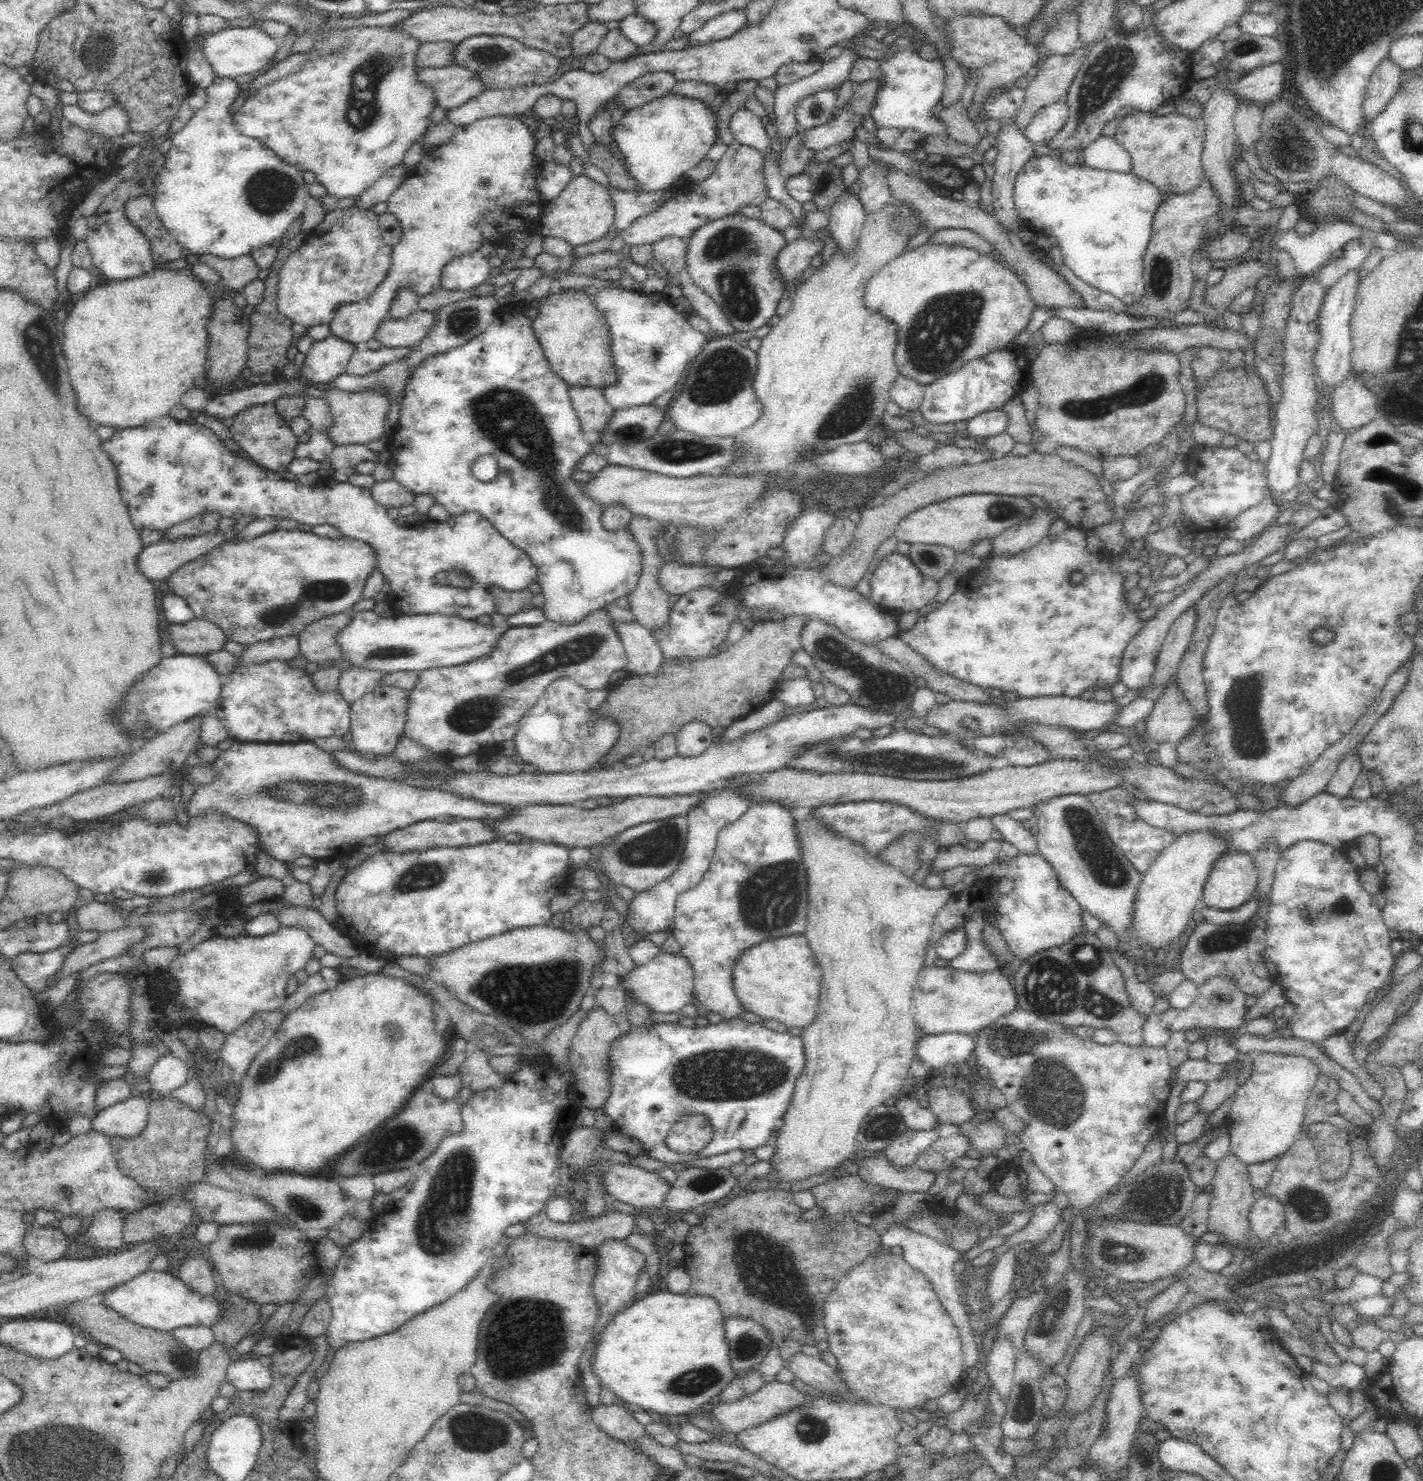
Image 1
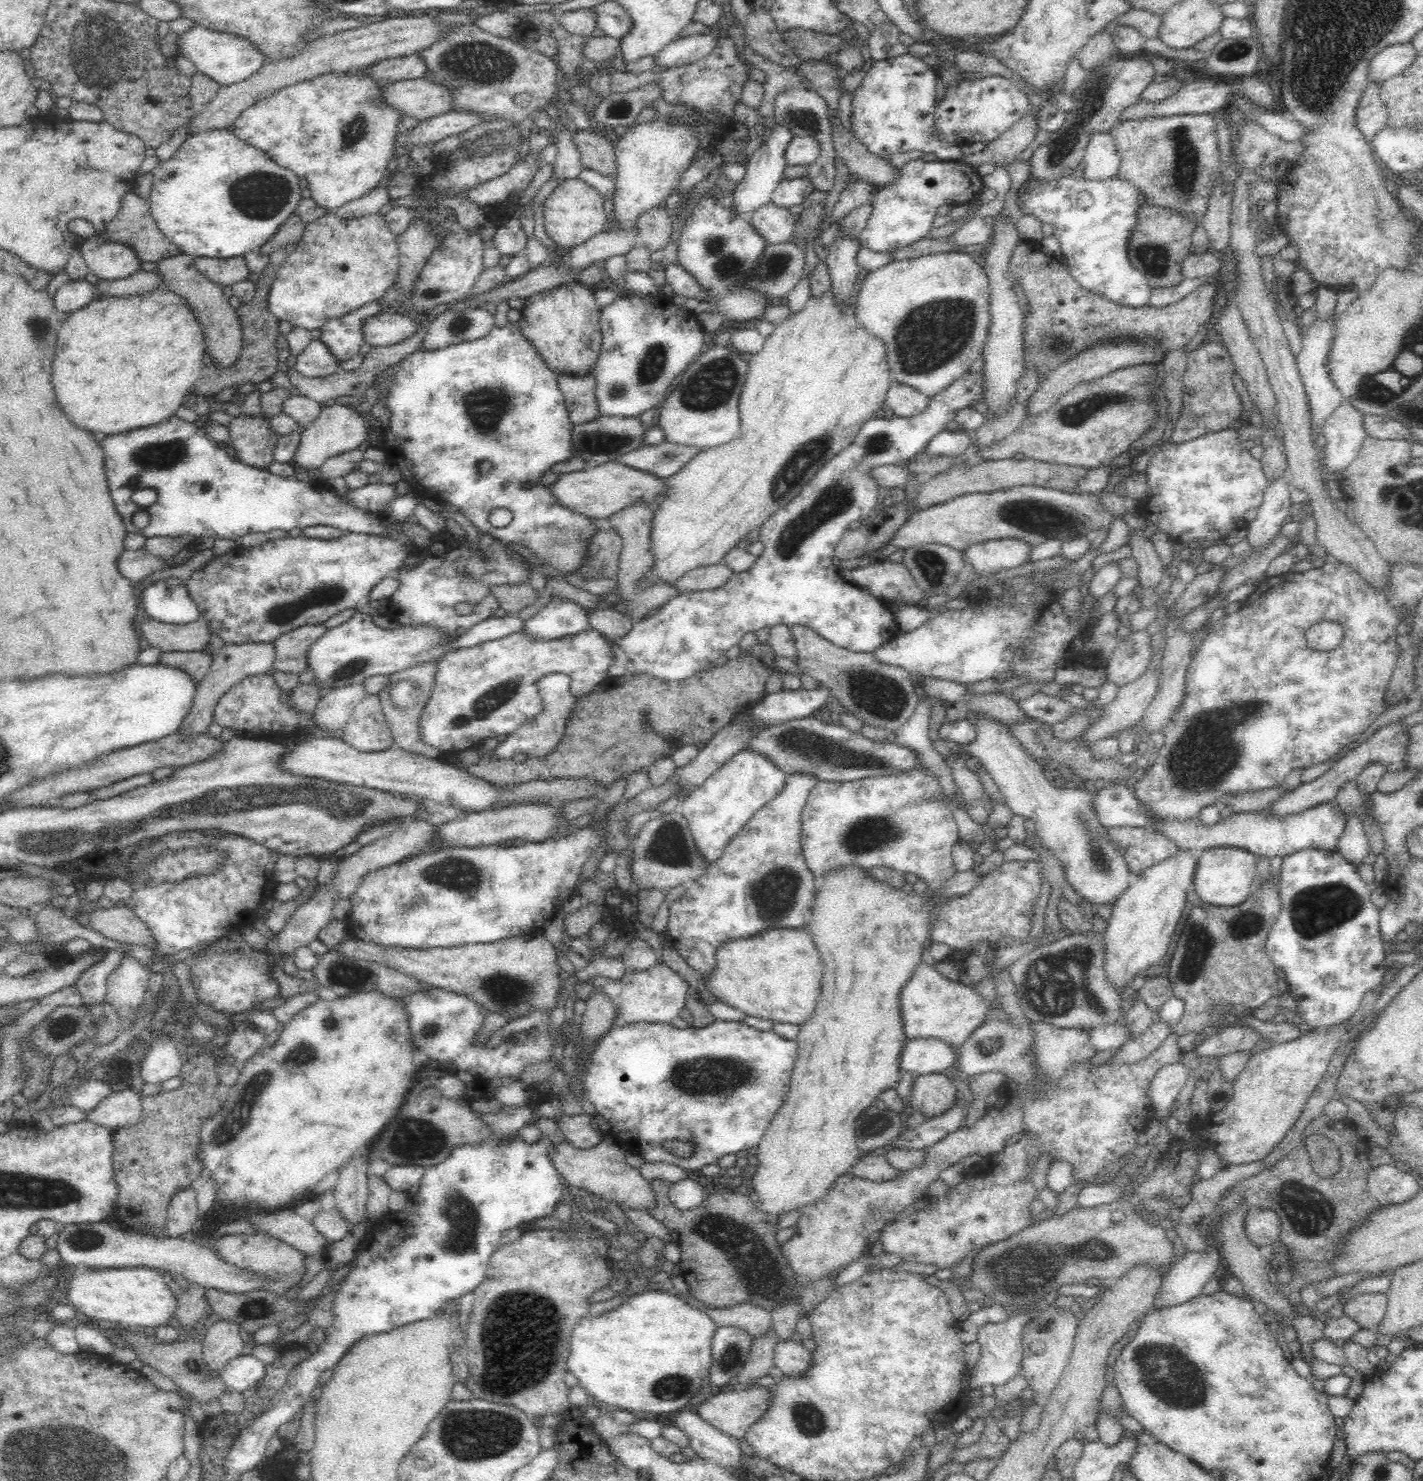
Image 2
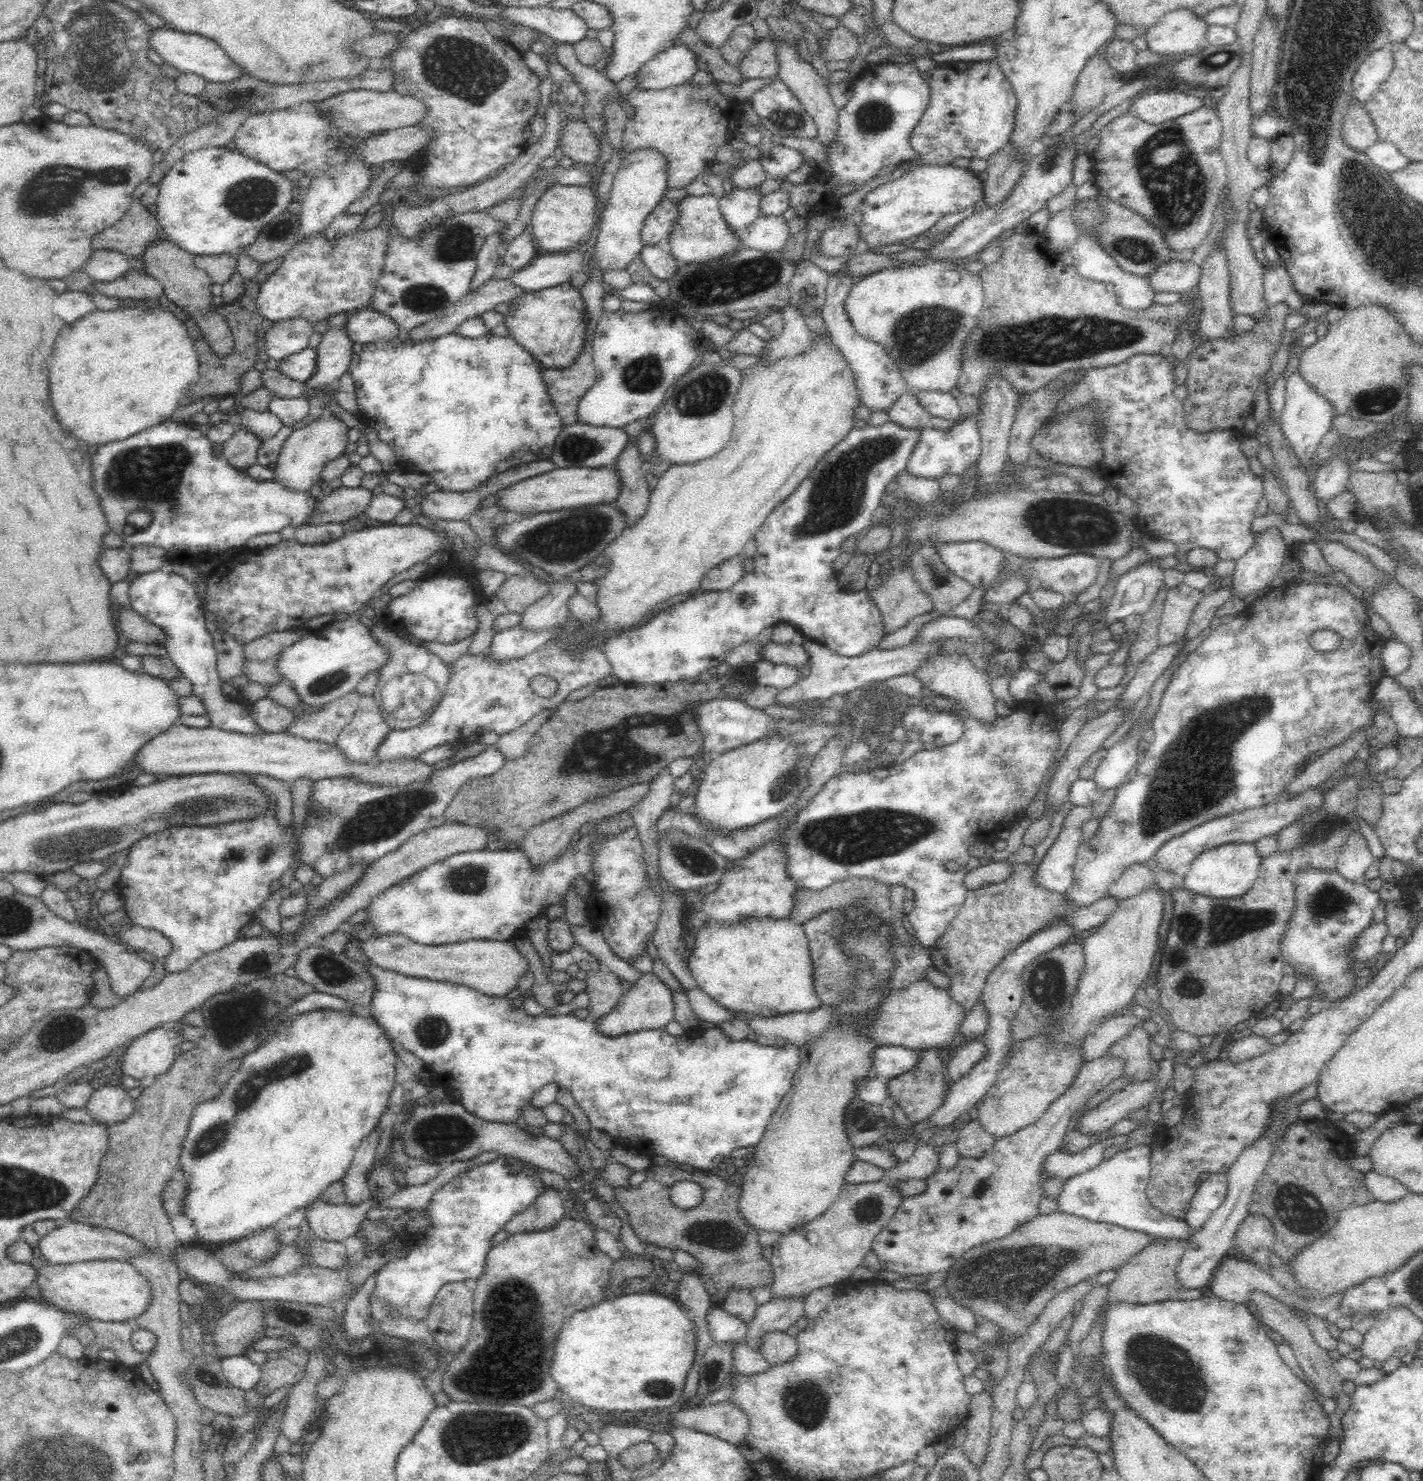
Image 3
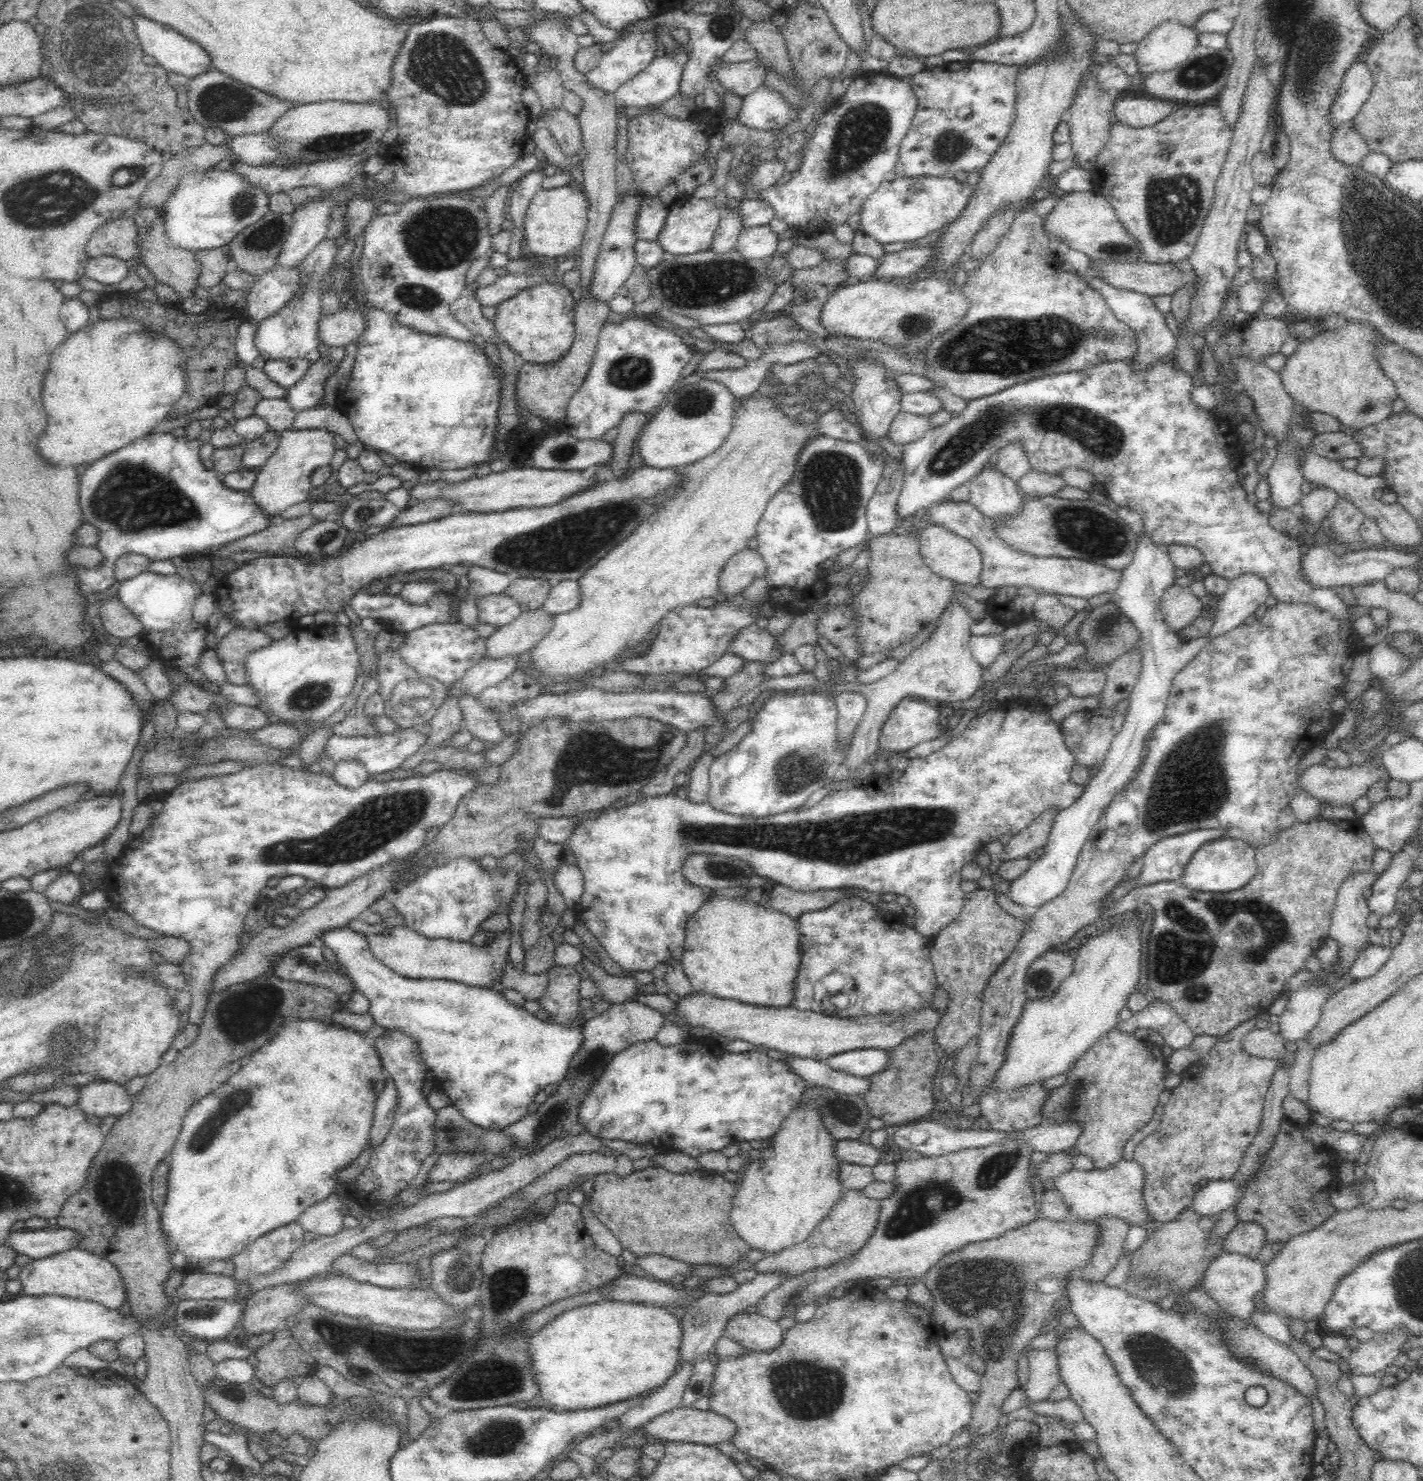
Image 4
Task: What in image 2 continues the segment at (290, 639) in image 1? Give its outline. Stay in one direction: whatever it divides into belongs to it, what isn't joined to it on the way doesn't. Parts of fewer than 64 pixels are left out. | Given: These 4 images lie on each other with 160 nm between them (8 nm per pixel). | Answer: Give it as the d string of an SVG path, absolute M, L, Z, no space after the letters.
M273 642L224 643L224 646L212 651L212 655L212 664L204 678L198 683L190 712L184 717L182 724L178 726L178 731L182 735L208 732L208 727L213 722L213 712L219 698L222 698L227 690L244 680L246 676L264 674L270 671L274 662L275 648Z

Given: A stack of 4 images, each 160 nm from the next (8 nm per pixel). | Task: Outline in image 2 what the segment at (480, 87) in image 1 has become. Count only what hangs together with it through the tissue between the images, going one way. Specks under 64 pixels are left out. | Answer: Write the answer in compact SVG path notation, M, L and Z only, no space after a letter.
M408 78L400 80L383 88L381 100L397 108L403 116L413 116L417 120L432 118L444 114L451 110L453 100L450 89L439 82L434 82L431 78Z

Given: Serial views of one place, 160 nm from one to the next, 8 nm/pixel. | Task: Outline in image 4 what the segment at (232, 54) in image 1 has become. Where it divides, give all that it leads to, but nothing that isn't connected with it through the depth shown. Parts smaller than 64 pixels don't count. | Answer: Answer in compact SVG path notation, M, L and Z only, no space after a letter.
M136 15L132 16L131 19L143 53L154 56L157 64L166 69L167 72L176 72L176 74L183 74L191 78L212 69L210 55L197 42L192 42L178 31L145 16Z

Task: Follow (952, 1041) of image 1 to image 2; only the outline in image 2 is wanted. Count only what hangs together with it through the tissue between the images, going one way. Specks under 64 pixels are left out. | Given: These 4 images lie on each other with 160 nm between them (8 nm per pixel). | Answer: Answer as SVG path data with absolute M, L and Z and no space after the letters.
M937 1038L907 1040L900 1051L897 1080L906 1072L917 1075L944 1073L958 1058L958 1046Z

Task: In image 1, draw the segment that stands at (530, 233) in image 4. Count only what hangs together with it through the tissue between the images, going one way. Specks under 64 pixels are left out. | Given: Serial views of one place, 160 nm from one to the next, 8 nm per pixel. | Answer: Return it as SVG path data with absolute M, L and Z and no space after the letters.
M582 174L572 177L560 194L546 204L537 231L542 235L561 238L575 247L600 240L614 226L614 221L614 199L607 188Z

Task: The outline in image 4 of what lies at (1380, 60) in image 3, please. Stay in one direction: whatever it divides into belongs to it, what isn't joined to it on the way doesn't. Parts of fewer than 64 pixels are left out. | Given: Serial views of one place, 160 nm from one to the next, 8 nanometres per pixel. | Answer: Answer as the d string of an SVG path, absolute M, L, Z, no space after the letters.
M1356 61L1348 68L1329 110L1329 120L1334 130L1342 122L1353 120L1370 96L1372 87L1372 73L1363 61Z

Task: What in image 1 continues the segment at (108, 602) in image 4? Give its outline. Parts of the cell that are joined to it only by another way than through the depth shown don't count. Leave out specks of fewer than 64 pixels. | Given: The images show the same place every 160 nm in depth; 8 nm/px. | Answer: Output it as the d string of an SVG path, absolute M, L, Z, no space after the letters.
M196 616L184 624L168 624L164 632L180 654L205 655L218 652L227 641L220 627Z

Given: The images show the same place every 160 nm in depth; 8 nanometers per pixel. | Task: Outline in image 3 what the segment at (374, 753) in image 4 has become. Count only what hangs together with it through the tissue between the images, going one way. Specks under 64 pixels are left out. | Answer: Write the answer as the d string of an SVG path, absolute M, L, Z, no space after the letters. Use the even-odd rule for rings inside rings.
M580 644L576 647L578 652L568 651L565 645L552 645L545 649L538 649L524 658L512 658L508 662L497 662L489 656L489 649L480 655L462 654L460 658L448 669L449 680L446 686L444 696L438 700L435 708L430 712L429 717L418 726L409 729L394 729L383 738L380 746L376 749L375 757L380 762L386 760L396 760L396 758L417 758L423 751L430 750L438 745L446 743L466 742L472 740L472 732L480 736L482 731L492 731L498 736L501 734L516 730L524 726L532 716L538 714L542 709L555 709L565 698L574 692L580 690L592 682L597 682L612 674L611 664L603 653L601 646L582 647ZM536 676L549 676L553 678L558 685L555 693L550 698L542 698L530 687L530 680Z

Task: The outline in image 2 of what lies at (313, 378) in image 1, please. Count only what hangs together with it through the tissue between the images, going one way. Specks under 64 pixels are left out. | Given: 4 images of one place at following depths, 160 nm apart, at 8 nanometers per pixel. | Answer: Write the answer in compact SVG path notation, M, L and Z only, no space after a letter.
M312 339L309 346L297 355L294 370L308 378L324 378L340 370L342 363L328 351L321 339Z

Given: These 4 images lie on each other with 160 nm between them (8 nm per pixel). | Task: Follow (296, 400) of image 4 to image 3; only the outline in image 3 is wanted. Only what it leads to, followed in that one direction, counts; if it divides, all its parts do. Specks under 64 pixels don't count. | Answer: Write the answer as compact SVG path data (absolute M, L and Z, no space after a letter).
M338 313L329 317L329 329L322 335L317 347L318 364L314 374L306 381L308 392L304 399L310 399L319 389L336 384L349 371L356 344L348 338L345 324L348 313Z

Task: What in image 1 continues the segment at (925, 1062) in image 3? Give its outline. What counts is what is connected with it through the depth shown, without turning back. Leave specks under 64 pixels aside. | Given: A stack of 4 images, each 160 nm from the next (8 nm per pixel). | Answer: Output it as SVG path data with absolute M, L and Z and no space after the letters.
M930 1087L926 1090L926 1094L928 1095L928 1108L935 1114L938 1123L959 1126L963 1122L970 1121L977 1113L972 1101L955 1088Z

